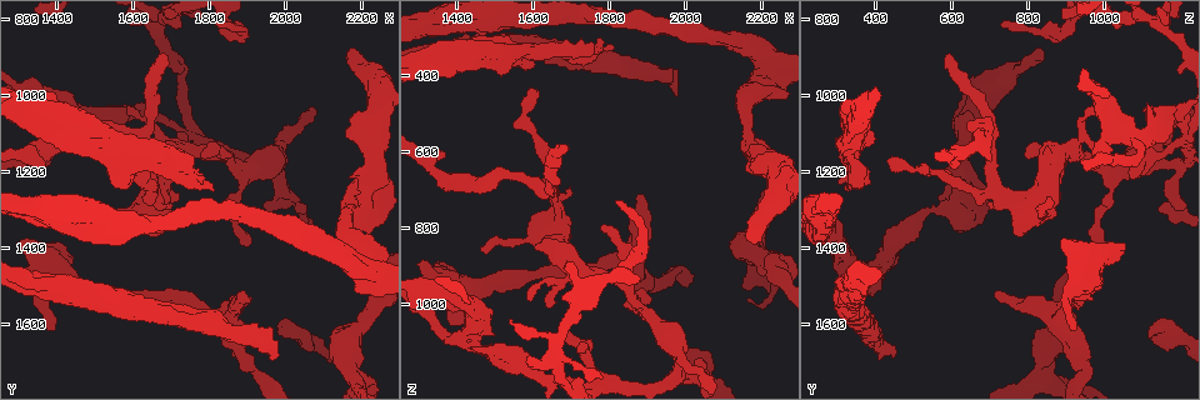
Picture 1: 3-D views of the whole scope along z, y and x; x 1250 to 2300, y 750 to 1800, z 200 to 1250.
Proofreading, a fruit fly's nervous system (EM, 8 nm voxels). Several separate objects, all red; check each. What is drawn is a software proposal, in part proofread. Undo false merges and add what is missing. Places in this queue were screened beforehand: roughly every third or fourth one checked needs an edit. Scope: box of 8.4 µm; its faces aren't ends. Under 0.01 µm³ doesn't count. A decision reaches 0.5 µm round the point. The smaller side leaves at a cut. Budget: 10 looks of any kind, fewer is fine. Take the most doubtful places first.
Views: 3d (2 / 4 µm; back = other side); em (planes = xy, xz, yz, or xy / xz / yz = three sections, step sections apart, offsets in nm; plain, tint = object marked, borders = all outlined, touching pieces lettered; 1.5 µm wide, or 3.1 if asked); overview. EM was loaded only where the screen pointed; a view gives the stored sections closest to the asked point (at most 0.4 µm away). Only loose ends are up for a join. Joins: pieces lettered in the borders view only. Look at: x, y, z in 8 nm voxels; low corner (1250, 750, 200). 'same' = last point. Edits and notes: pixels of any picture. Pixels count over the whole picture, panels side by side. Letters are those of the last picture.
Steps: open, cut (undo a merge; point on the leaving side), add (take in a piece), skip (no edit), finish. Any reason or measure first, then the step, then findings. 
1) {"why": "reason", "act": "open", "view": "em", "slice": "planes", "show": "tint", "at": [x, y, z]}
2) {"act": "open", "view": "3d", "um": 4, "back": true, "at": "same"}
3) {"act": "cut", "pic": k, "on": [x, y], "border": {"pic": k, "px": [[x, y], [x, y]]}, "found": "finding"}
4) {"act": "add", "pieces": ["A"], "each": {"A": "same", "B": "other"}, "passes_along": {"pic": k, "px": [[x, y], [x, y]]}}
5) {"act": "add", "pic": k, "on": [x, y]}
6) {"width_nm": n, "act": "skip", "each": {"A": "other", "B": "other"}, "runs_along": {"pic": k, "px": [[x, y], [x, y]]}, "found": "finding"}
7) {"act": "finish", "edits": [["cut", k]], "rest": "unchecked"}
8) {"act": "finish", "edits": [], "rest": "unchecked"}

{"why": "an open end", "act": "open", "view": "em", "slice": "planes", "show": "tint", "at": [1900, 1390, 985]}

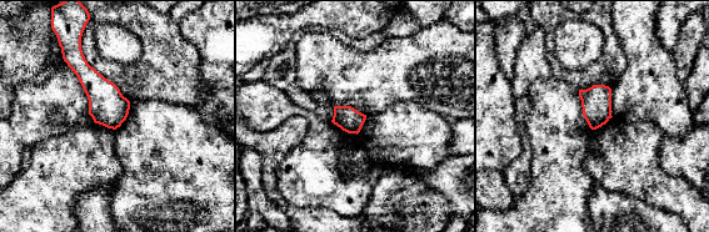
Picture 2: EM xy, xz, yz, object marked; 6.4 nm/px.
{"act": "open", "view": "em", "slice": "planes", "show": "borders", "at": "same"}

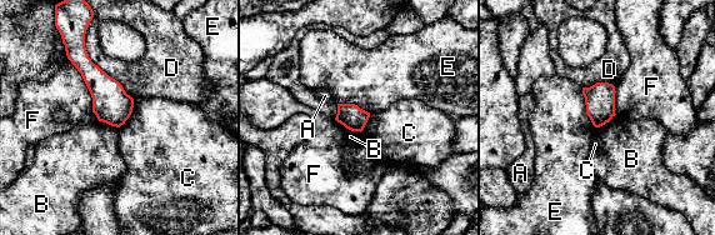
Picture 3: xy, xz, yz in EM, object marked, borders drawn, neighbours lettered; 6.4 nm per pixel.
{"act": "skip", "each": {"A": "other", "B": "other", "C": "other", "D": "other", "E": "other", "F": "other"}, "border": {"pic": 3, "px": [[134, 100], [130, 116], [119, 128]]}, "found": "none of them fits"}

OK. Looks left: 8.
{"why": "thick end", "act": "open", "view": "em", "slice": "xy", "step": 8, "show": "borders", "at": [2170, 1220, 595]}

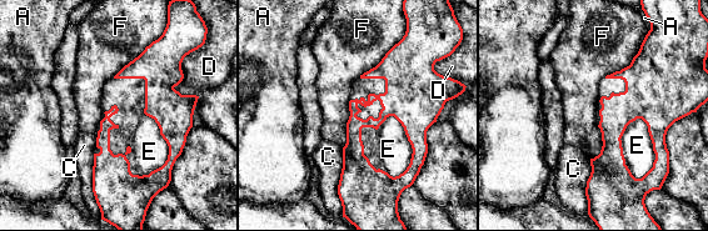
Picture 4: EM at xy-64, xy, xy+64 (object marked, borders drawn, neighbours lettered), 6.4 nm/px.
{"act": "open", "view": "em", "slice": "planes", "show": "borders", "at": "same"}

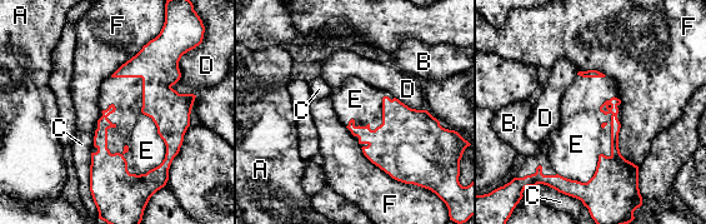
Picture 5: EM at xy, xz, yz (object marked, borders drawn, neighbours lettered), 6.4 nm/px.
{"longest_contact_nm": ["F", 550], "act": "add", "pieces": ["E"], "each": {"A": "other", "B": "other", "C": "other", "D": "other", "E": "same", "F": "other"}, "found": "the cell continues"}

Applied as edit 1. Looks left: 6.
{"why": "branch stops here", "act": "open", "view": "em", "slice": "xz", "step": 8, "show": "borders", "at": [1675, 885, 590]}

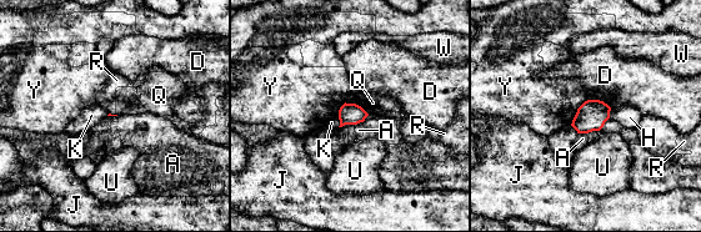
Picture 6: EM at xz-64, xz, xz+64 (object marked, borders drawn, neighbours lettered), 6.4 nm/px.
{"act": "skip", "each": {"A": "other", "D": "other", "H": "other", "J": "other", "K": "other", "Q": "other", "R": "other", "U": "other", "W": "other", "Y": "other"}, "border": {"pic": 6, "px": [[345, 101], [355, 104]]}, "found": "no lettered piece goes on from it"}

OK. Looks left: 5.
{"why": "thick turns thin", "act": "open", "view": "3d", "um": 2, "at": [1560, 1315, 830]}

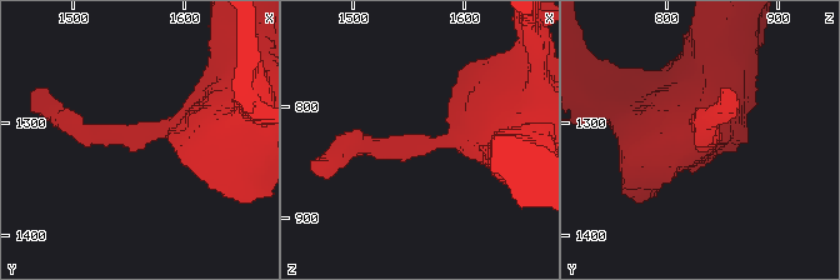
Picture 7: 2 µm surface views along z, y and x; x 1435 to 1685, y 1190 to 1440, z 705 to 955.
{"act": "open", "view": "em", "slice": "planes", "show": "borders", "at": [1550, 1310, 834]}

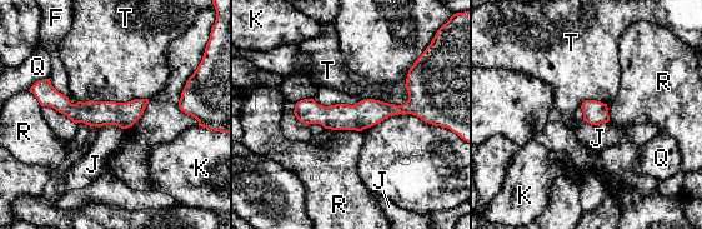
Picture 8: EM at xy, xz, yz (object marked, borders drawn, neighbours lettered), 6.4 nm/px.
{"act": "skip", "each": {"F": "other", "J": "other", "K": "other", "Q": "other", "R": "other", "T": "other"}, "runs_along": {"pic": 8, "px": [[439, 106], [365, 114], [297, 113]]}, "found": "all the same cell"}

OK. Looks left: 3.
{"act": "finish", "edits": [["add", 5]], "rest": "unchecked"}

